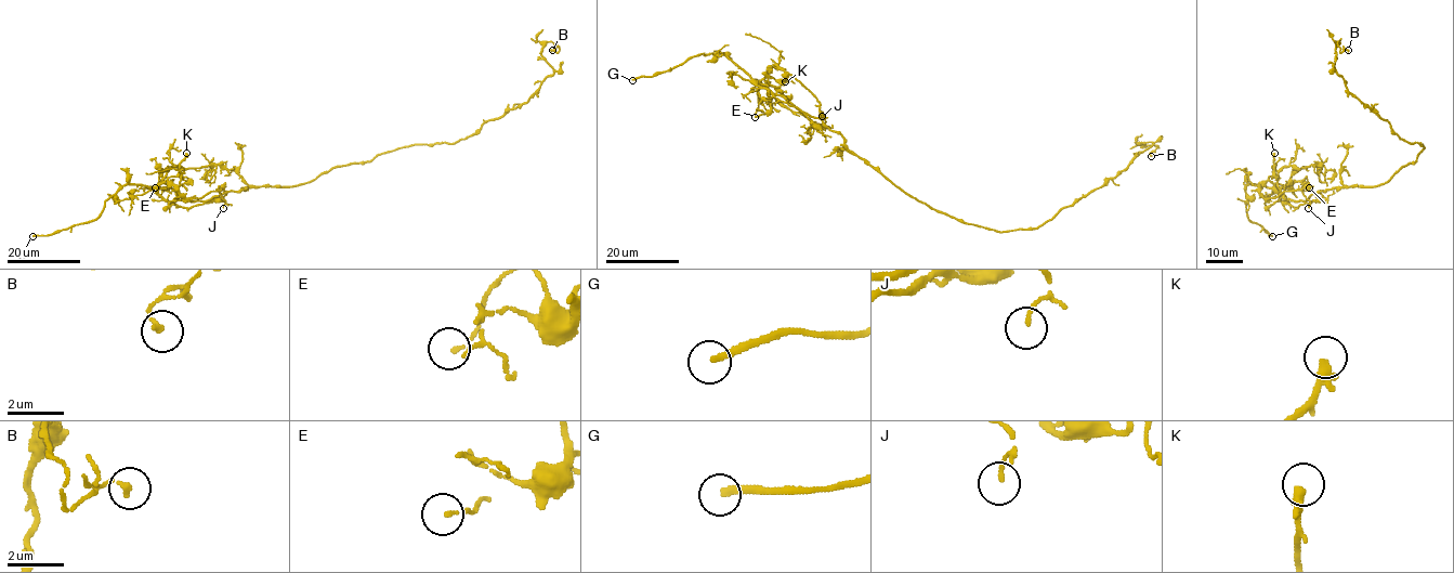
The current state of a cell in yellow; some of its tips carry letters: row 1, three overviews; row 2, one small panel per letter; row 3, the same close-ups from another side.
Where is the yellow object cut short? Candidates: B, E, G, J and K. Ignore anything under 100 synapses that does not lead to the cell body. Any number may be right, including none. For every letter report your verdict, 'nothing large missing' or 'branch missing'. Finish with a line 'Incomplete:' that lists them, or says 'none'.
B: nothing large missing
E: nothing large missing
G: branch missing
J: nothing large missing
K: nothing large missing
Incomplete: G

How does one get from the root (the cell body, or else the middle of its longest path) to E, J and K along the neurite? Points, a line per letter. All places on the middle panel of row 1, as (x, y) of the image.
E: (916, 199), (851, 152), (820, 118), (756, 83), (764, 83), (758, 93), (770, 109), (755, 117)
J: (916, 199), (851, 152), (820, 118), (757, 81), (772, 67), (782, 68), (812, 93), (822, 116)
K: (916, 199), (851, 152), (845, 140), (820, 118), (757, 86), (767, 76), (785, 81)

